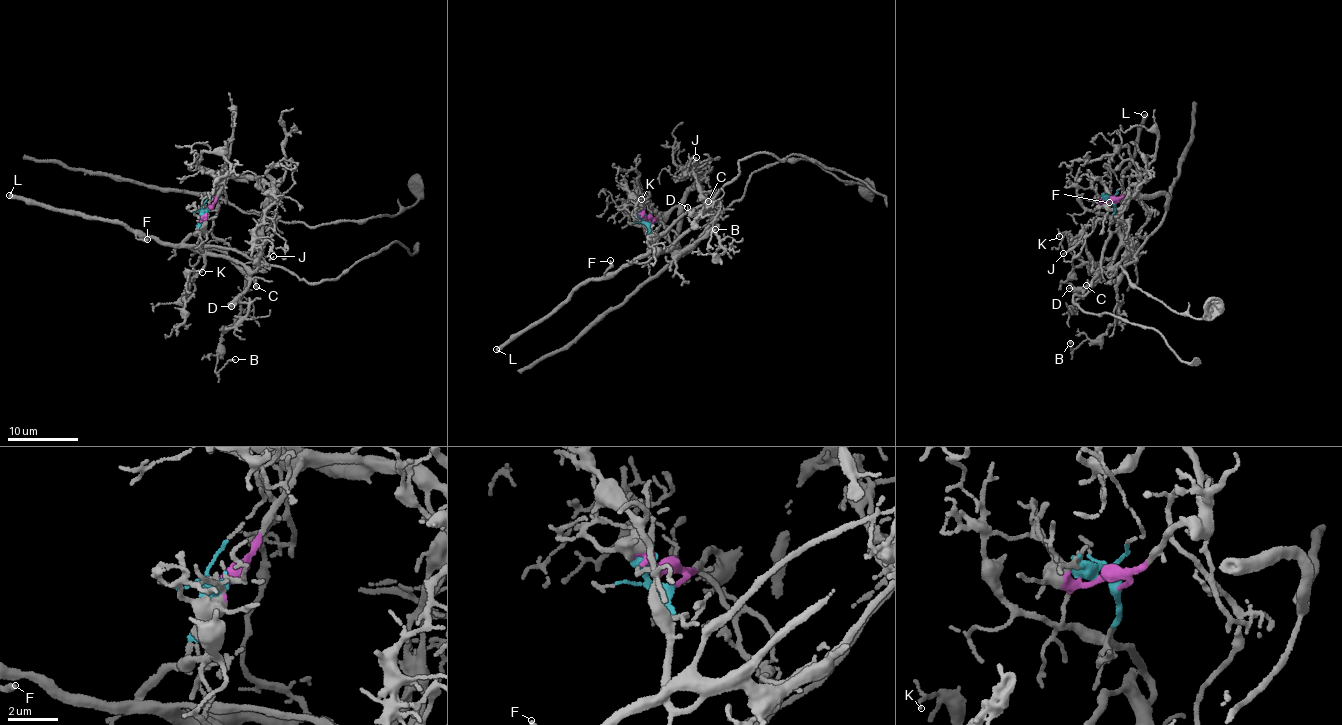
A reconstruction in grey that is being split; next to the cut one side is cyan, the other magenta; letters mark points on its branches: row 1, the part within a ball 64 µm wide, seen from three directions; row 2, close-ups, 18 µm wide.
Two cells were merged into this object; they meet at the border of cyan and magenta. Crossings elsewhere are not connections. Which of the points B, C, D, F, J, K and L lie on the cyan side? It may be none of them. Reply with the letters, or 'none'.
B, C, D, F, J, K, L

